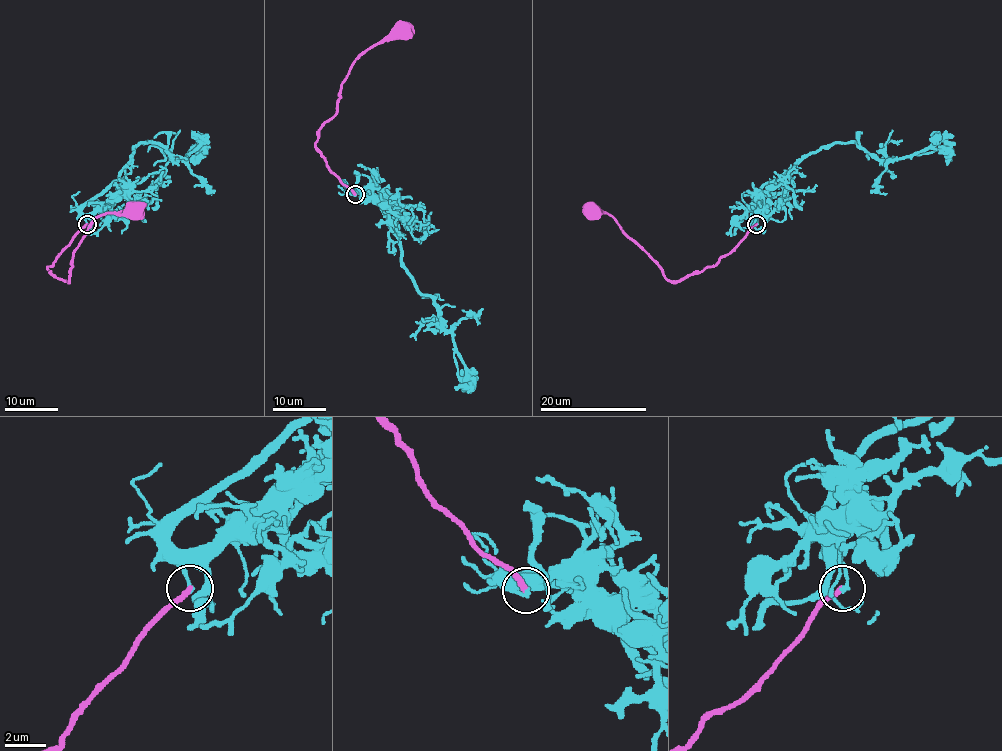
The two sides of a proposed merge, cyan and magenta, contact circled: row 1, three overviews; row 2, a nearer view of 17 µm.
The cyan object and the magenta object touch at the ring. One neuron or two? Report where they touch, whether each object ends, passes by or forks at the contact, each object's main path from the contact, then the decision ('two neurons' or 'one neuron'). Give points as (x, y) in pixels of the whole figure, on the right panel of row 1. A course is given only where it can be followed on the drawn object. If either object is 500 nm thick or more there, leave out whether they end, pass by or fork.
at (756, 224); cyan ends there; magenta ends there; cyan runs (756, 224), (752, 214), (788, 172), (834, 143), (856, 143), (879, 159), (944, 148), (952, 160); magenta runs (756, 224), (718, 262), (684, 279), (668, 280), (611, 216), (590, 210); two neurons

